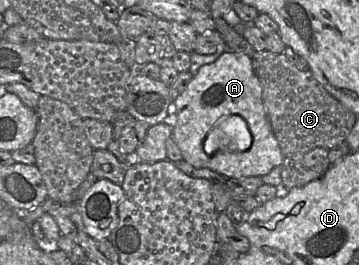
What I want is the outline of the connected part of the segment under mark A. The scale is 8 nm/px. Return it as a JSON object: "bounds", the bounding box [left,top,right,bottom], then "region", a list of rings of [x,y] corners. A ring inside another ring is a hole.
{"bounds":[172,51,284,178],"region":[[[226,51],[216,61],[201,66],[186,89],[172,102],[172,106],[176,114],[172,137],[181,150],[183,159],[193,167],[210,169],[225,178],[239,178],[262,177],[274,167],[282,165],[284,156],[265,110],[262,85],[255,73],[251,56],[244,53]],[[231,115],[239,115],[247,122],[253,138],[252,145],[248,150],[229,148],[228,146],[218,150],[210,148],[210,144],[207,142],[209,132]]]}

